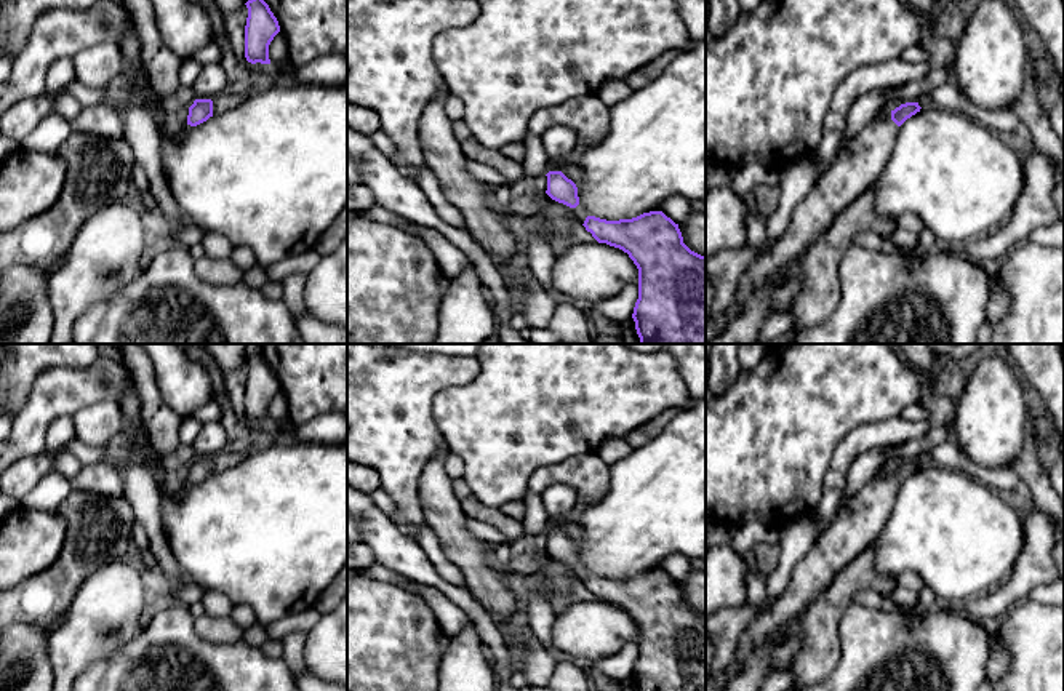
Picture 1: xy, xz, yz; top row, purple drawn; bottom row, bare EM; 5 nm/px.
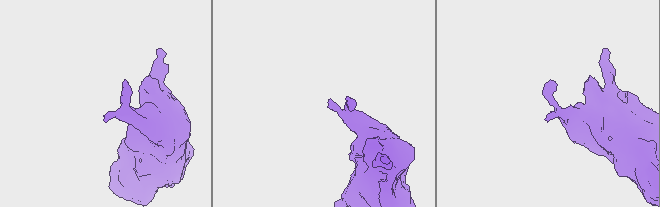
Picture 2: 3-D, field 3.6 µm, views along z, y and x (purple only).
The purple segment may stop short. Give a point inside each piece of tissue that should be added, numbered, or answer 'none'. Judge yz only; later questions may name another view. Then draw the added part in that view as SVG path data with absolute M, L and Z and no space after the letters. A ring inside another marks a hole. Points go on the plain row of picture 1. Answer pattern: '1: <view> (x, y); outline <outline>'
1: yz (855, 527); outline M890 469L880 472L854 494L795 565L787 587L773 606L758 614L741 633L731 662L723 670L712 670L706 678L706 691L723 691L771 637L784 632L786 625L797 619L837 574L869 547L882 531L898 489L899 485L891 478Z

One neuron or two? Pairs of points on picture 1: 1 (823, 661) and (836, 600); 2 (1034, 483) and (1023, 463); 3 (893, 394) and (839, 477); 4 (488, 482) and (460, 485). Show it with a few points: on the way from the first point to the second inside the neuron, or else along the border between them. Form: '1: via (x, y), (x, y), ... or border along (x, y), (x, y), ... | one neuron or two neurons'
1: via (823, 647), (824, 615) | one neuron
2: via (1034, 479), (1028, 467) | one neuron
3: border along (898, 415), (860, 424), (840, 440) | two neurons
4: border along (463, 477), (469, 490), (480, 501), (496, 507) | two neurons

